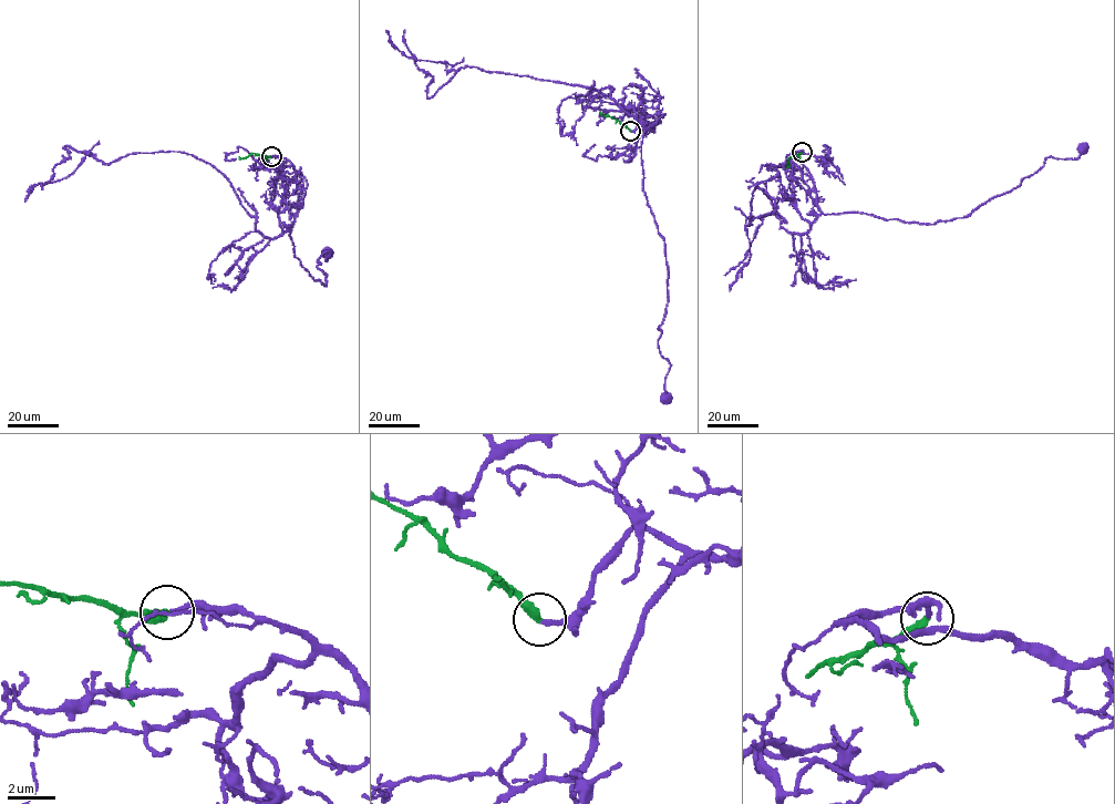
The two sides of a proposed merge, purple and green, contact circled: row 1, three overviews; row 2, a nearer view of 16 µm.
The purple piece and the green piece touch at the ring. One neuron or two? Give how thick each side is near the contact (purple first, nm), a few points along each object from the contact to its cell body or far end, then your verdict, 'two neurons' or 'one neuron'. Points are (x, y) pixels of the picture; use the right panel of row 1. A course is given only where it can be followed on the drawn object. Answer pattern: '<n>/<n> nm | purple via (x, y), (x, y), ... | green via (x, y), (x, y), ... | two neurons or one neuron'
190/380 nm | purple via (802, 152), (792, 152), (808, 172), (823, 214), (926, 224), (969, 215), (1049, 157), (1076, 158), (1083, 147) | green via (802, 152), (790, 157), (788, 165) | one neuron

